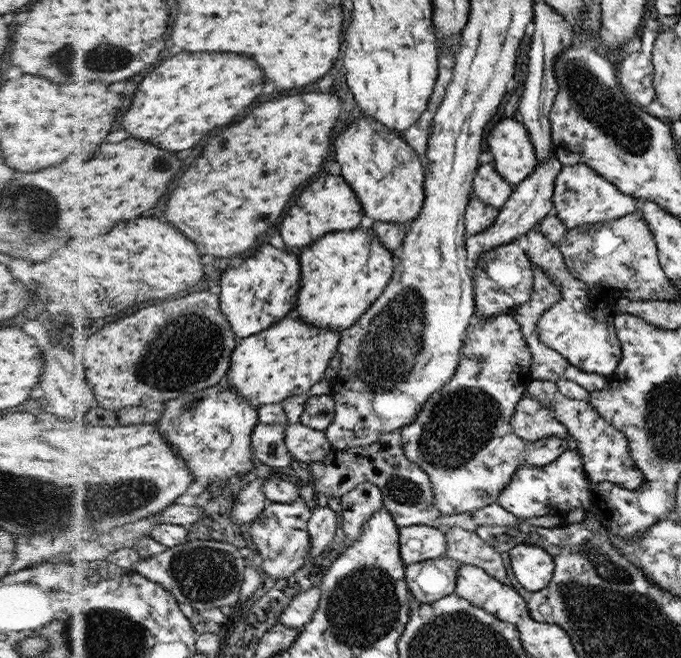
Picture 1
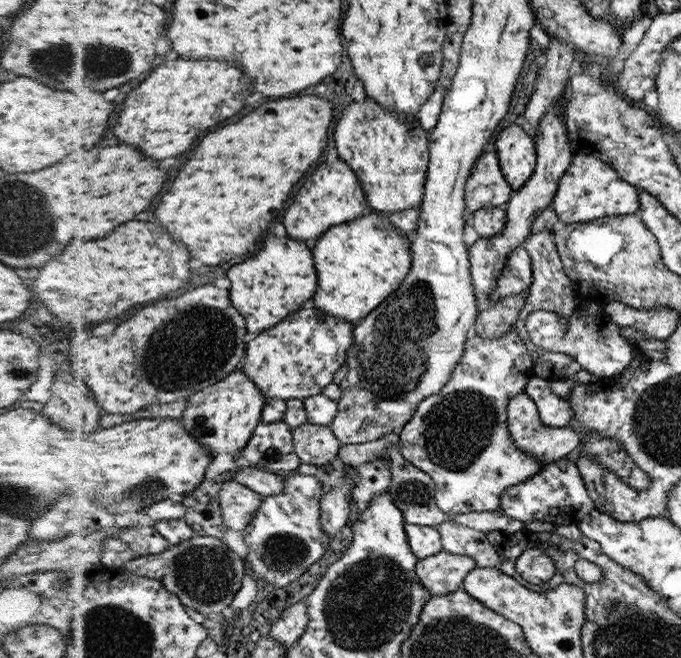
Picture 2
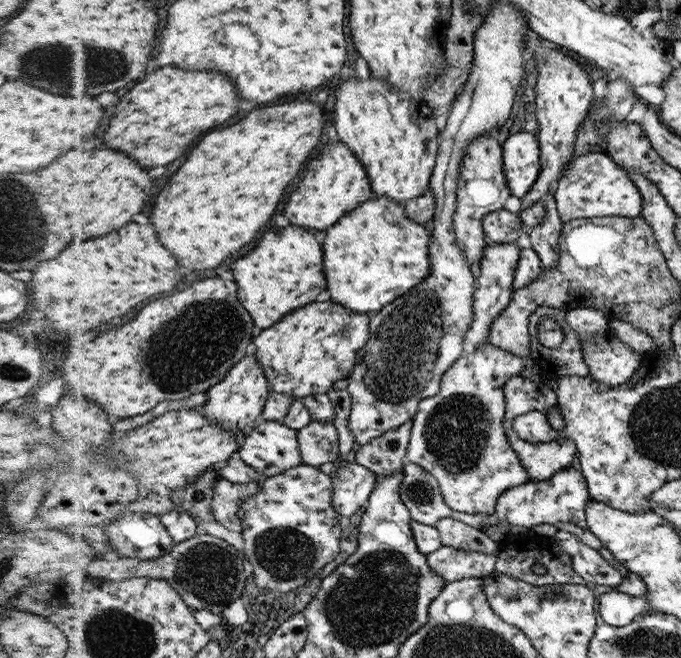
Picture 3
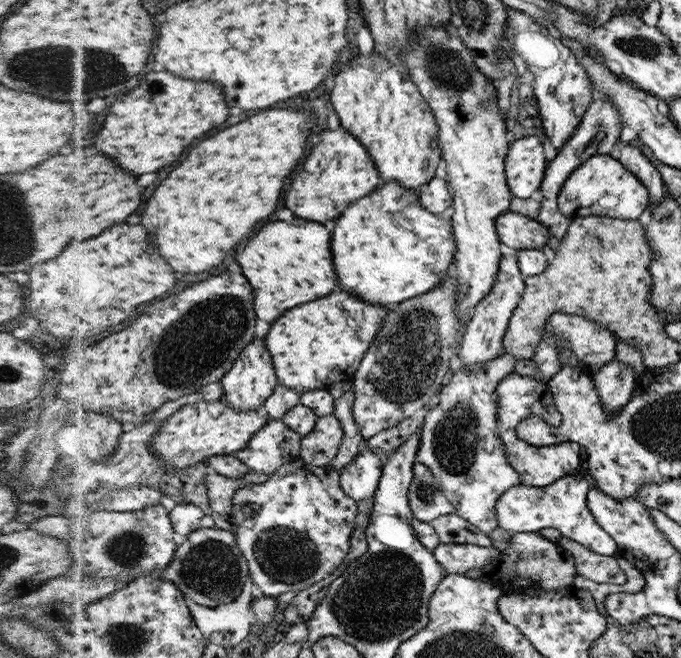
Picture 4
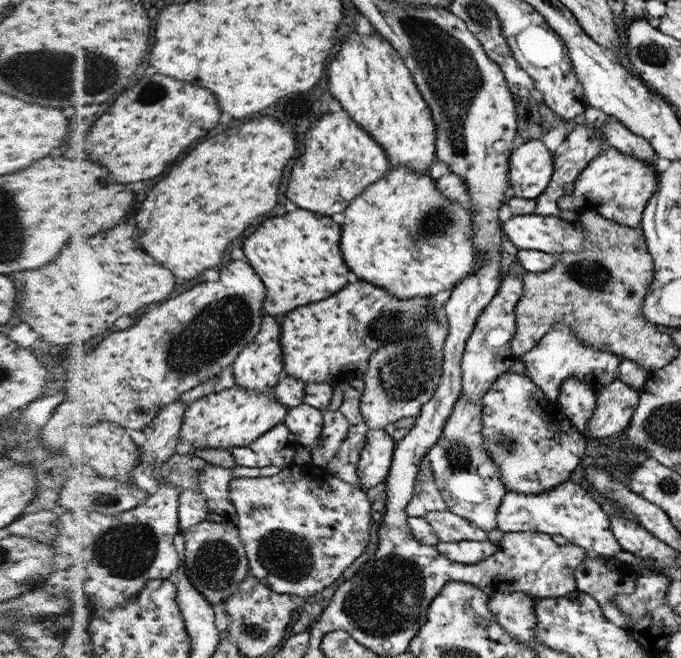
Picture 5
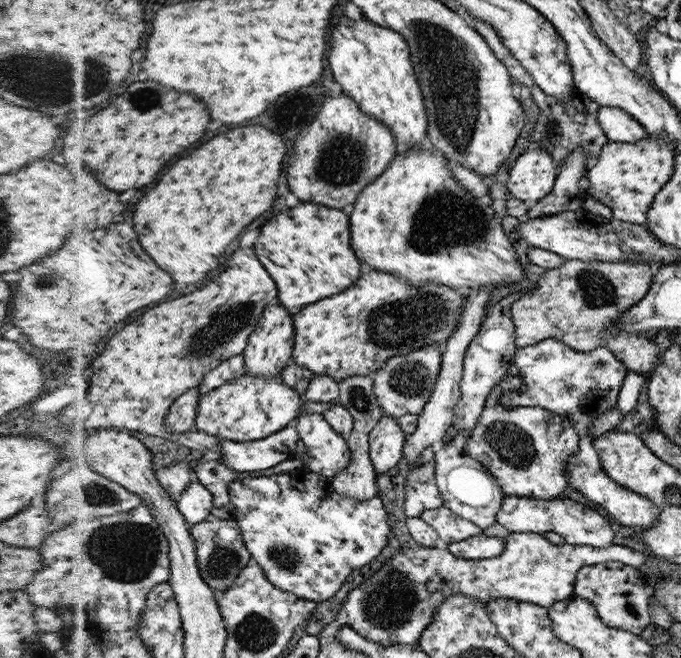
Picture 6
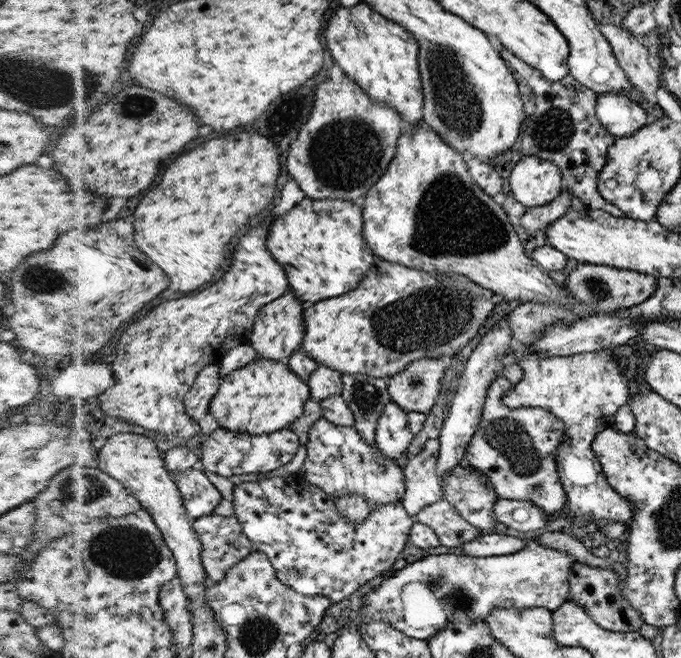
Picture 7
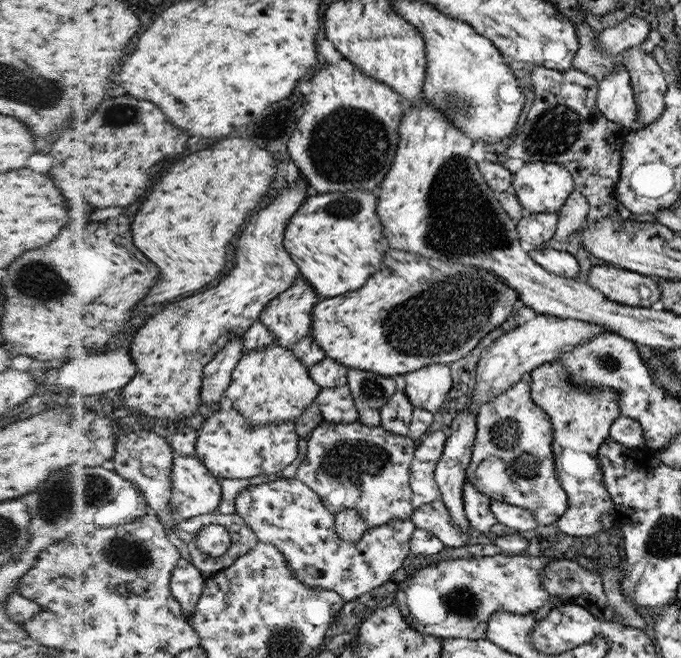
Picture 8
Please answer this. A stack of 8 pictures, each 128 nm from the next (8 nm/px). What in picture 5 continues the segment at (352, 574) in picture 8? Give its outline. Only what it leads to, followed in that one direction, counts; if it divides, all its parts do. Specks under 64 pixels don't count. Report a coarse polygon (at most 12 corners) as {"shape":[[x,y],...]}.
{"shape":[[312,462],[231,486],[251,573],[316,597],[370,542],[366,491]]}

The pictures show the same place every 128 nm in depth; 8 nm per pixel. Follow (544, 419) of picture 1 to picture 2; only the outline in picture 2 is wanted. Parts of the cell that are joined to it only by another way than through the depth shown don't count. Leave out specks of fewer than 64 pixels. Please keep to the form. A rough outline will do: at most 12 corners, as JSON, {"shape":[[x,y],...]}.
{"shape":[[524,391],[510,398],[509,430],[542,467],[580,445],[570,426],[546,426]]}

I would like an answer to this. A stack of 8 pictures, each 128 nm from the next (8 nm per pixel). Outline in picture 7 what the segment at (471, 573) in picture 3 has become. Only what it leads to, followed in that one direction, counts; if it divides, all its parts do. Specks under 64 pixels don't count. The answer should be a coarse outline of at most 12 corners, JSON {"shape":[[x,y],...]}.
{"shape":[[516,533],[482,534],[462,545],[472,557],[520,552]]}

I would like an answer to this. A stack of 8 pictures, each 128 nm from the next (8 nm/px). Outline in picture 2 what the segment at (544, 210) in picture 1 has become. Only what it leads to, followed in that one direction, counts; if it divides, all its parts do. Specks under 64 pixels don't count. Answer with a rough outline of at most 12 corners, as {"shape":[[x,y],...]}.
{"shape":[[564,95],[537,127],[537,169],[504,231],[470,246],[476,299],[492,299],[510,254],[553,204],[573,163]]}

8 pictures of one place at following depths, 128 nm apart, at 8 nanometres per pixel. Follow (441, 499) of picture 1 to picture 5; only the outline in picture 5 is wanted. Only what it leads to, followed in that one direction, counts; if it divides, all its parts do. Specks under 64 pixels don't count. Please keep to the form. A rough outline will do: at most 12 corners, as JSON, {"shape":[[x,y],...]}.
{"shape":[[457,400],[425,455],[448,509],[497,527],[508,488],[483,404]]}

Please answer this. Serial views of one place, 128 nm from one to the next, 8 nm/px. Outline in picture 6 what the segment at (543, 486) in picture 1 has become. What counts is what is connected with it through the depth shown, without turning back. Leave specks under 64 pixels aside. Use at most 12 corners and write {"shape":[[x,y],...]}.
{"shape":[[506,496],[511,533],[556,532],[570,545],[608,547],[604,516],[568,497]]}

